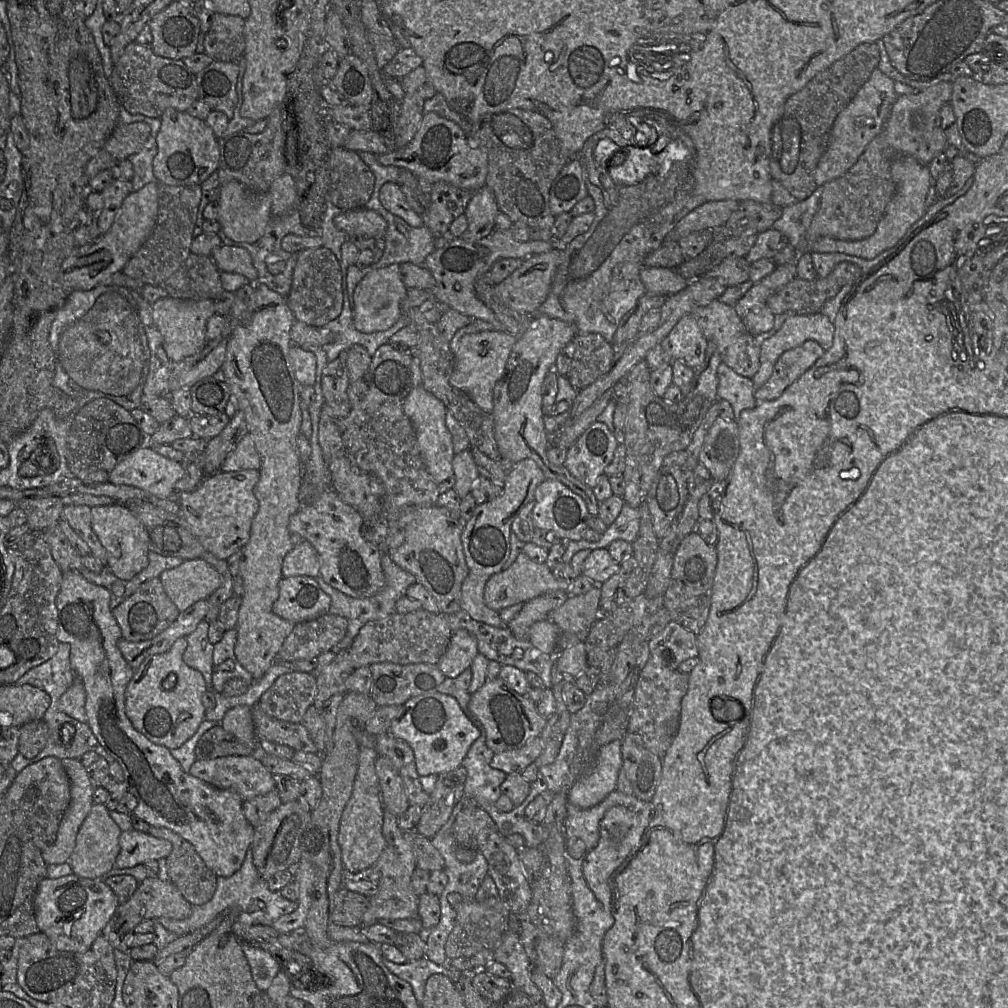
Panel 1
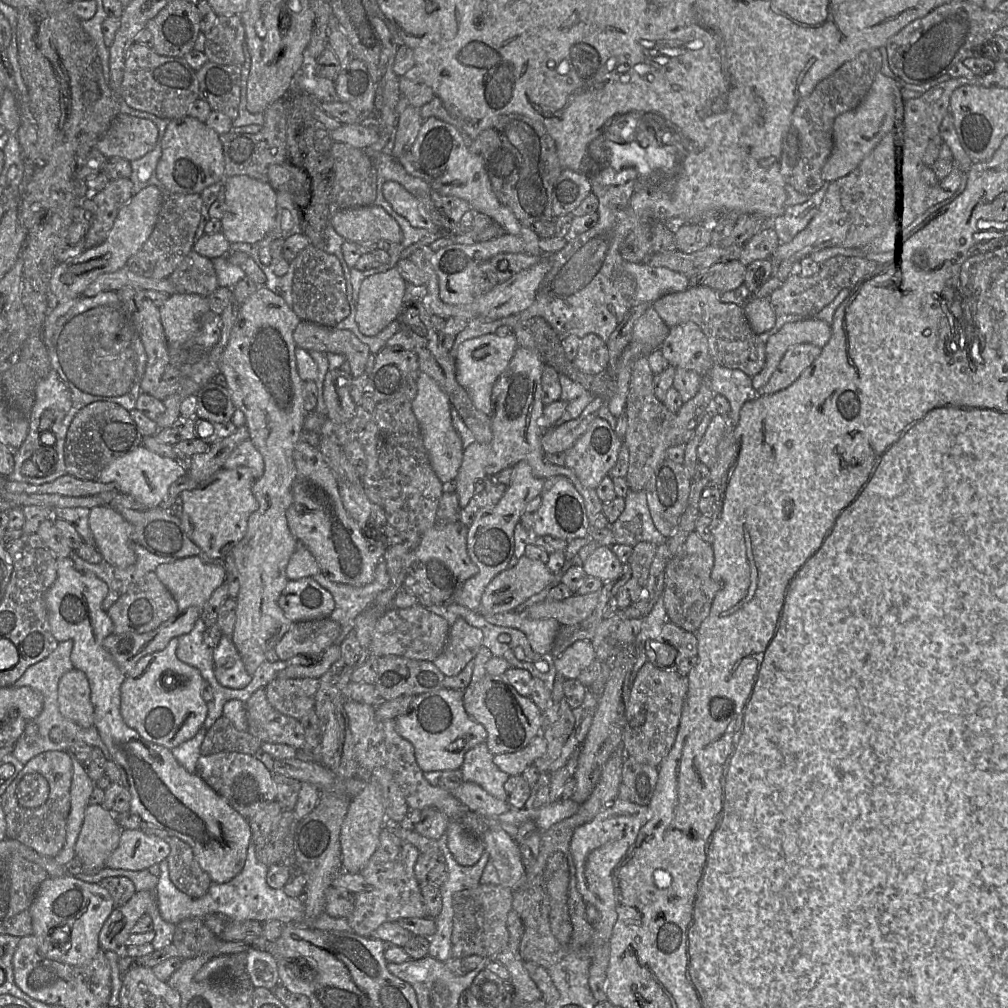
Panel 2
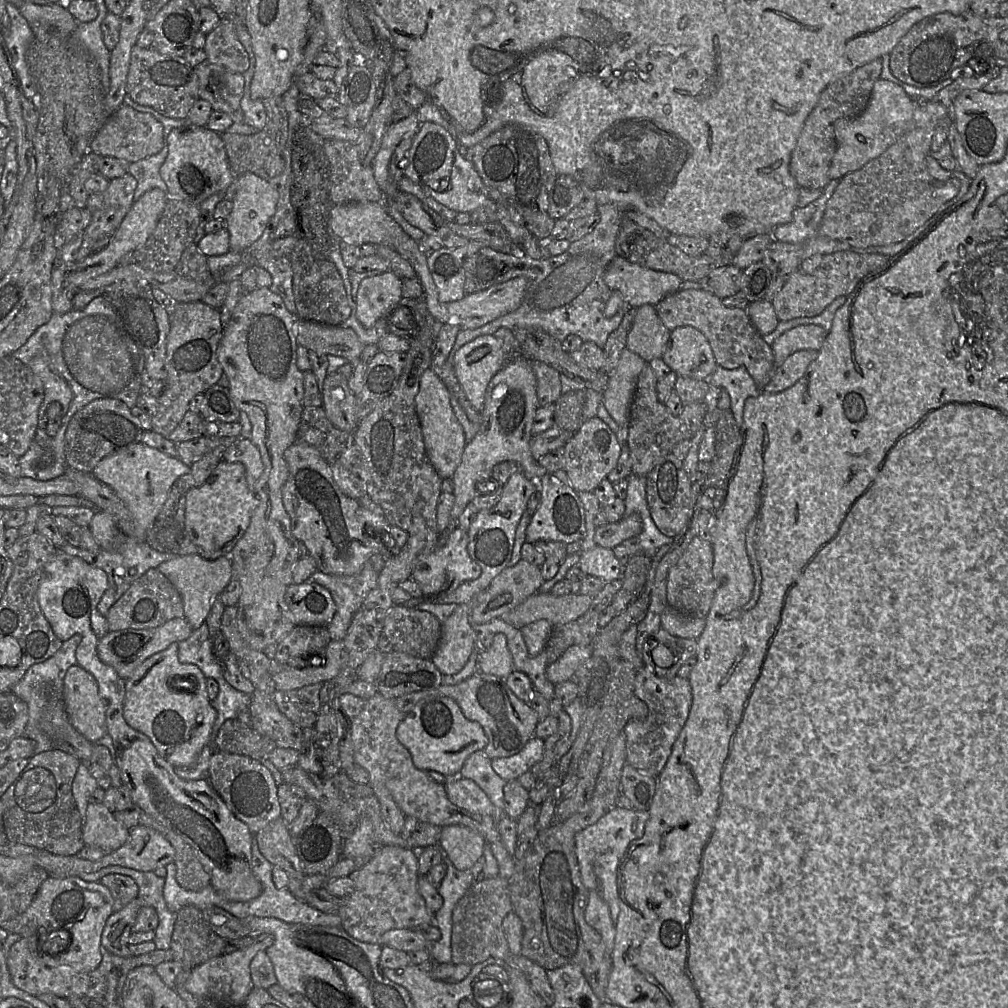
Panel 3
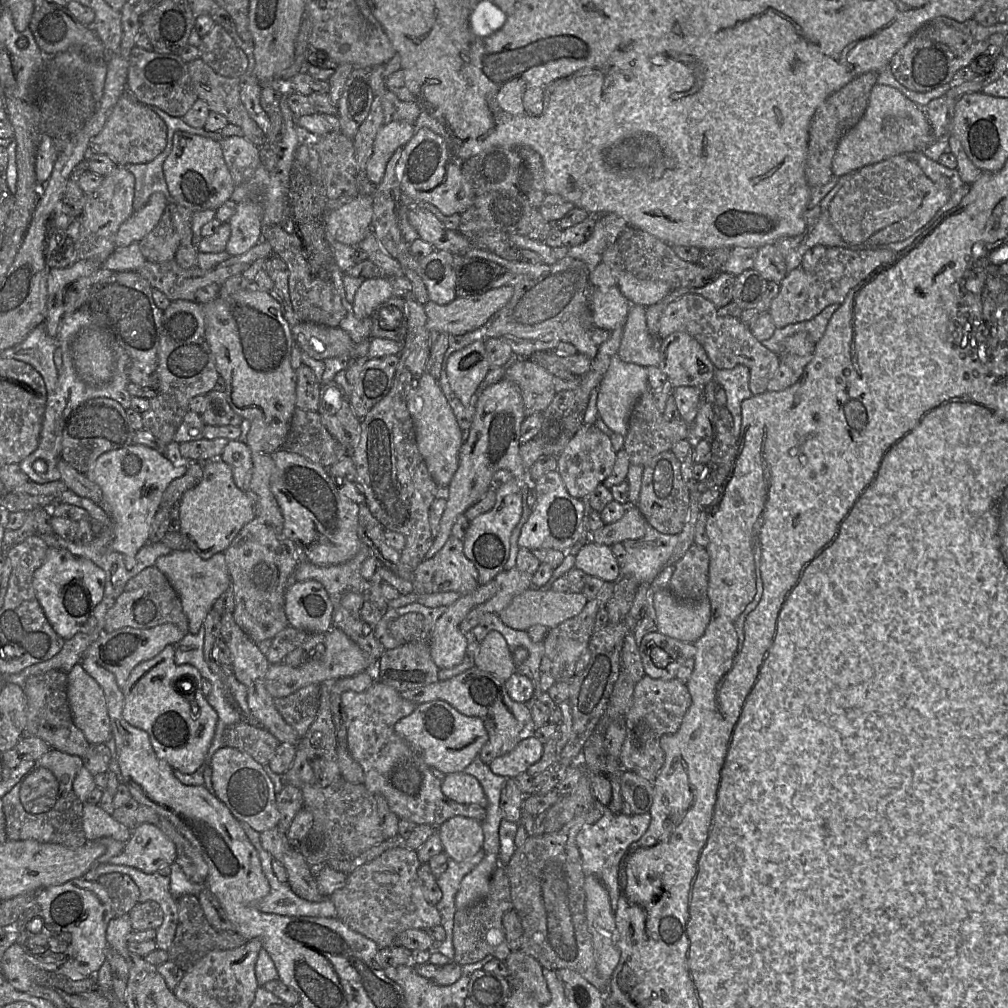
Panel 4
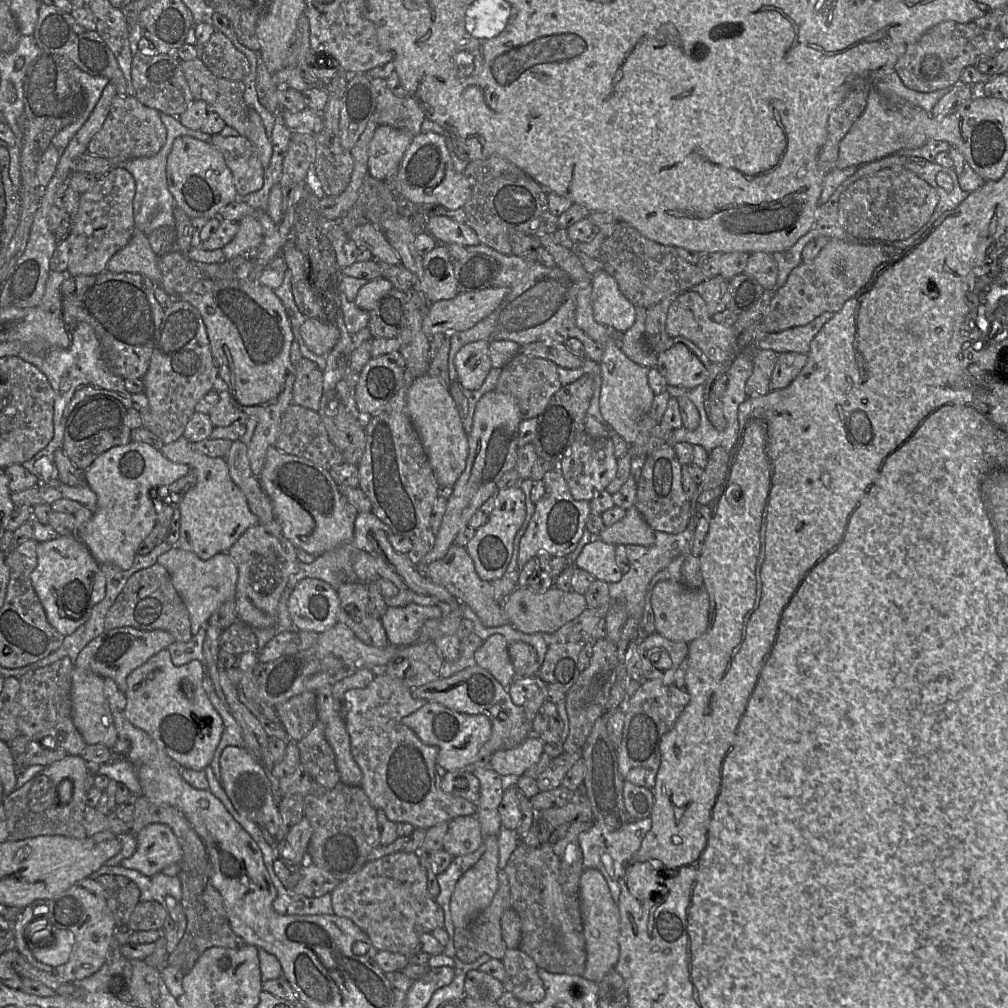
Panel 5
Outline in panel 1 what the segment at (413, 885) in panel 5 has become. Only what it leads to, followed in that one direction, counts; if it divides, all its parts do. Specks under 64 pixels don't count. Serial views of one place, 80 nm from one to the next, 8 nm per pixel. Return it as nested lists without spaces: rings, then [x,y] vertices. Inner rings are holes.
[[[384,809],[382,834],[385,848],[378,860],[363,874],[375,884],[378,891],[369,898],[369,904],[363,915],[361,927],[366,928],[381,920],[418,918],[419,897],[412,888],[411,879],[416,868],[415,853],[404,837],[404,831],[398,826],[398,817]]]

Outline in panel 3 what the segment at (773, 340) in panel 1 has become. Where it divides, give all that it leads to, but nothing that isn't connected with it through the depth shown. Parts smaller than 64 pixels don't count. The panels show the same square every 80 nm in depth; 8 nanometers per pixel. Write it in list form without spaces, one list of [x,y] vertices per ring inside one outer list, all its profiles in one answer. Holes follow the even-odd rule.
[[[799,325],[784,332],[771,345],[775,368],[797,351],[819,351],[826,336],[827,333],[818,325]]]

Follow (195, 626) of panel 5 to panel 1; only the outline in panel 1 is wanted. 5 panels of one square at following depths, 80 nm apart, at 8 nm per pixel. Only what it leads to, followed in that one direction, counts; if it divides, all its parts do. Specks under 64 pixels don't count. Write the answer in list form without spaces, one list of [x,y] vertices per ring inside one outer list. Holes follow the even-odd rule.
[[[202,559],[185,560],[160,575],[164,591],[181,613],[200,600],[208,599],[222,584],[221,575]]]

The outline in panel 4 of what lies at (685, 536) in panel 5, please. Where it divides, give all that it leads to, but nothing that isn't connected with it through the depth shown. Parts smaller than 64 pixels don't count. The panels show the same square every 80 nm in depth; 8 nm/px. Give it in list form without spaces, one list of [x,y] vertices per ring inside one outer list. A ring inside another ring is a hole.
[[[646,521],[646,533],[641,539],[622,542],[626,552],[626,563],[621,567],[621,576],[632,576],[638,583],[651,584],[661,570],[670,564],[673,550],[678,542],[678,535],[664,534],[656,530]]]

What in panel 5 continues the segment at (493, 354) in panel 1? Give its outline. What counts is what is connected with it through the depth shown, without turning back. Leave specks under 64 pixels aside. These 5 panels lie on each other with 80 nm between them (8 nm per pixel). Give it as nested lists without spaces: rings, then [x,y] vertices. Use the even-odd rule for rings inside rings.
[[[475,341],[463,346],[455,356],[457,377],[463,388],[477,390],[492,369],[489,343]]]

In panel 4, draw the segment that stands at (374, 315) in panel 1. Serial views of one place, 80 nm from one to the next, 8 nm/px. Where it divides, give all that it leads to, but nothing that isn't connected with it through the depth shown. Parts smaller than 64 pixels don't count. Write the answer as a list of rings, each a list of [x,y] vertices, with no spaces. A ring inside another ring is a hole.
[[[388,277],[367,279],[355,293],[353,310],[358,319],[371,317],[374,310],[393,296]]]

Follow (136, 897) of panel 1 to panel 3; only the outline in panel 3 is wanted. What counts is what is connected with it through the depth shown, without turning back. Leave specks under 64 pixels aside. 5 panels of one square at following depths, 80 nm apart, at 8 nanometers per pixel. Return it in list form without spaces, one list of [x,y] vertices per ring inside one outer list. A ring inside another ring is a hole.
[[[136,898],[120,911],[113,912],[107,919],[101,937],[101,946],[104,952],[120,957],[132,955],[129,951],[128,940],[141,907]]]

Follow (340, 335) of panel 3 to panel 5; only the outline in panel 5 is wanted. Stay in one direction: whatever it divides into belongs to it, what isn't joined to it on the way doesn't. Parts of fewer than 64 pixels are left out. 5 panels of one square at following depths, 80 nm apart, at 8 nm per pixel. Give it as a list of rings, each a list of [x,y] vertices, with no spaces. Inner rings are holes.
[[[307,319],[300,327],[300,335],[313,353],[326,356],[340,338],[340,332],[333,322]]]

